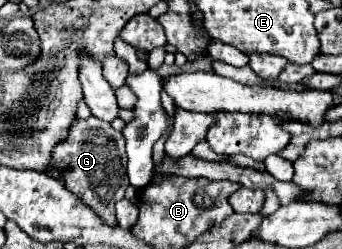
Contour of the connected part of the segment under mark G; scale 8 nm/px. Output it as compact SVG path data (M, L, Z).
M90 117L86 121L76 119L70 127L68 139L60 143L52 153L56 167L66 167L66 189L72 191L82 203L86 203L104 223L110 223L110 227L116 227L114 217L114 205L124 197L124 191L128 187L126 179L126 151L124 151L124 139L122 133L112 129L110 123L104 123L96 117Z

